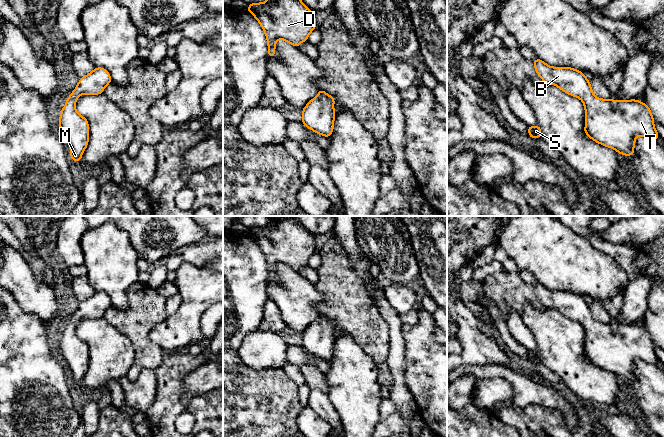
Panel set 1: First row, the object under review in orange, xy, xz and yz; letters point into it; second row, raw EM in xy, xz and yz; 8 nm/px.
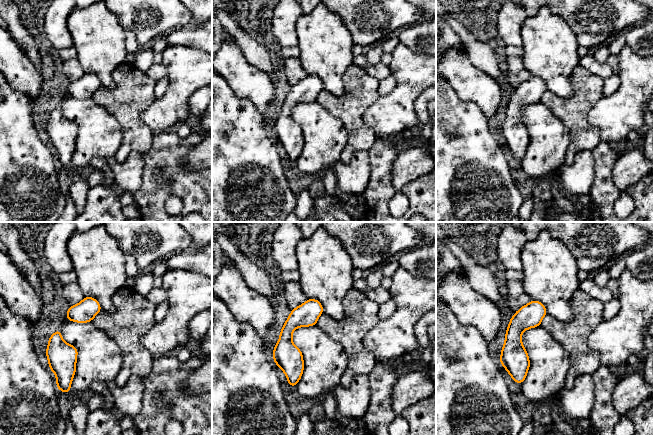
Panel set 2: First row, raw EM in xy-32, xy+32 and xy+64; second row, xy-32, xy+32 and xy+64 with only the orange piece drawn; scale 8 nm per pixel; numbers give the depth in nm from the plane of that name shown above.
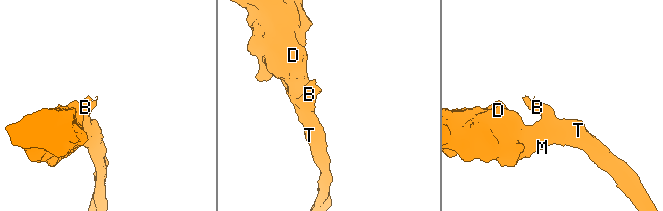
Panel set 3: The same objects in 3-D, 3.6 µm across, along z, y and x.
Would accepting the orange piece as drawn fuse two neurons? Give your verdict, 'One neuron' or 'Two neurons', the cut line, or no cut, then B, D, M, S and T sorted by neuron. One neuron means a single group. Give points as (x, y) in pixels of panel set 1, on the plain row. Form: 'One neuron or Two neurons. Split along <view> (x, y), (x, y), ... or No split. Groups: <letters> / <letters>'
One neuron. No split. Groups: B D M S T

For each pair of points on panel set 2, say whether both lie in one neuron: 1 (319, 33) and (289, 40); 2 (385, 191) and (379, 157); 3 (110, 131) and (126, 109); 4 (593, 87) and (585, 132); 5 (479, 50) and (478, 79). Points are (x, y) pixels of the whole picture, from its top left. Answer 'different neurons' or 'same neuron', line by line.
1: different neurons
2: same neuron
3: different neurons
4: same neuron
5: different neurons

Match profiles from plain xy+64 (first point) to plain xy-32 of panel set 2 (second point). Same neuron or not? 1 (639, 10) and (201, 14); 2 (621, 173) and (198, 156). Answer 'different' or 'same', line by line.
1: different
2: same

